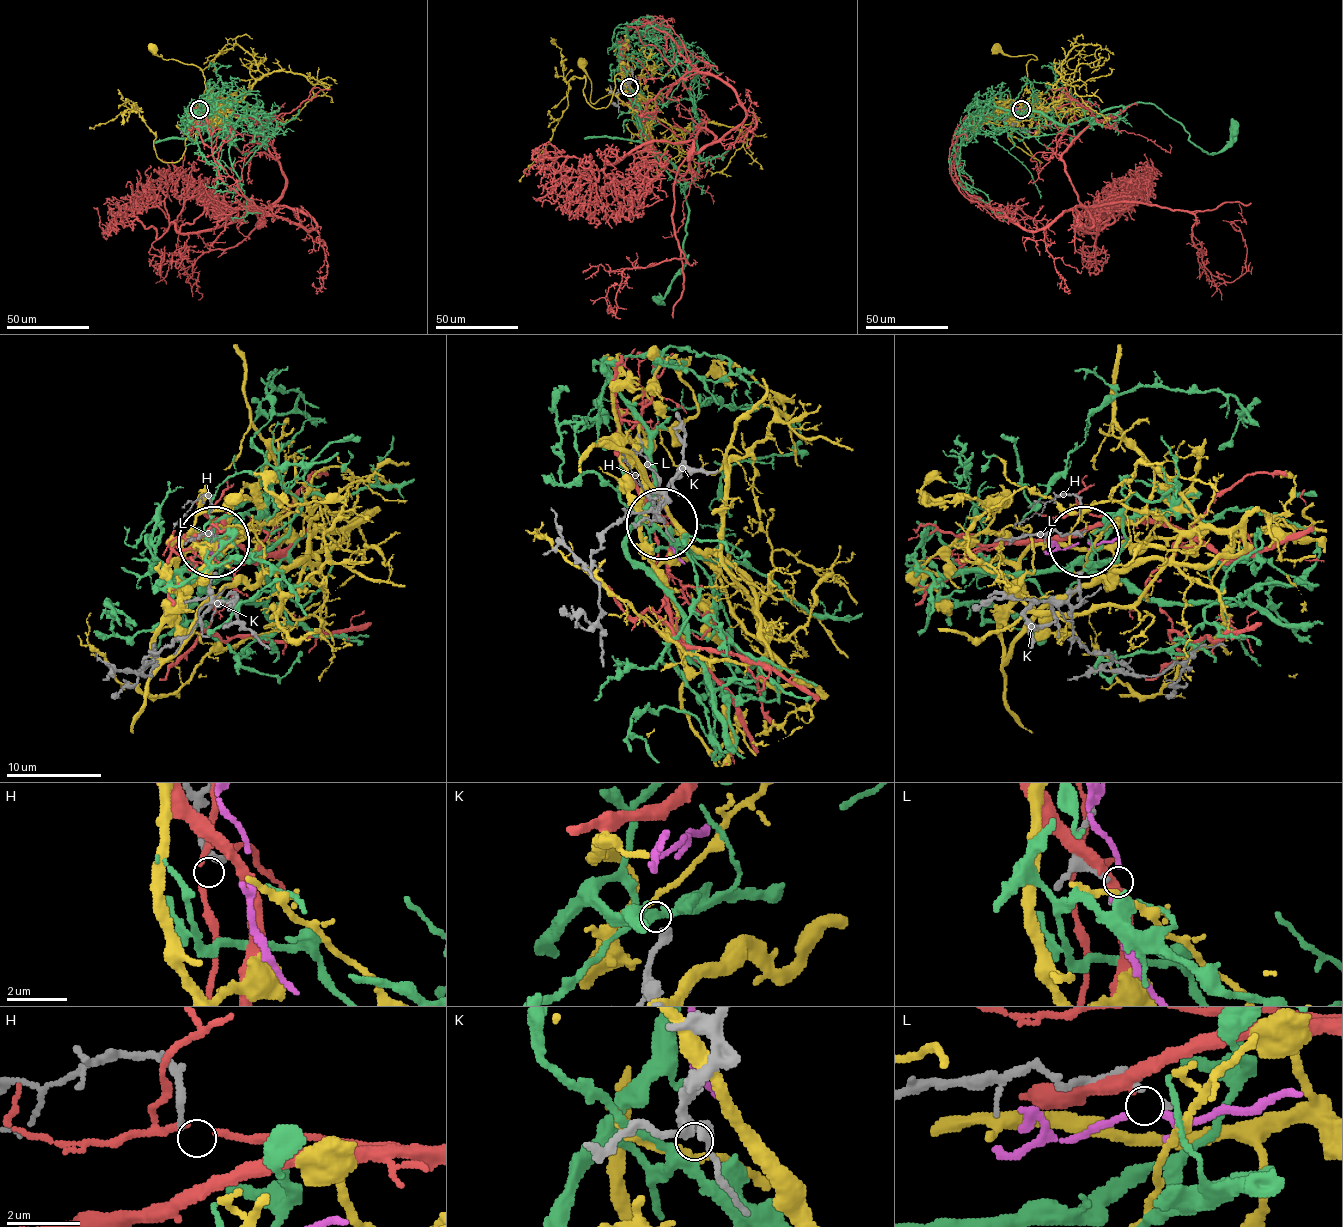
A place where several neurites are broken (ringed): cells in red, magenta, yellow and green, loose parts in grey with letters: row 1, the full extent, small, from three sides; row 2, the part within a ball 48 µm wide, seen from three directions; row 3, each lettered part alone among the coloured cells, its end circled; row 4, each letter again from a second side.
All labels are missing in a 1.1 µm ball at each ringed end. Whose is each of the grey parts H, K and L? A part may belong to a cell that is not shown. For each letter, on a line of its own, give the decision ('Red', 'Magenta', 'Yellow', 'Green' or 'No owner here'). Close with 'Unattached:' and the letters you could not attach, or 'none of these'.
H: No owner here
K: Green
L: Magenta
Unattached: H

